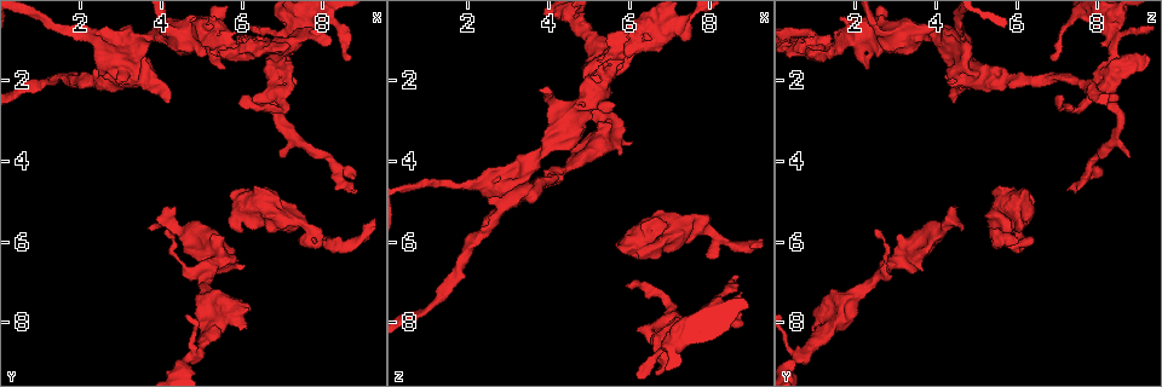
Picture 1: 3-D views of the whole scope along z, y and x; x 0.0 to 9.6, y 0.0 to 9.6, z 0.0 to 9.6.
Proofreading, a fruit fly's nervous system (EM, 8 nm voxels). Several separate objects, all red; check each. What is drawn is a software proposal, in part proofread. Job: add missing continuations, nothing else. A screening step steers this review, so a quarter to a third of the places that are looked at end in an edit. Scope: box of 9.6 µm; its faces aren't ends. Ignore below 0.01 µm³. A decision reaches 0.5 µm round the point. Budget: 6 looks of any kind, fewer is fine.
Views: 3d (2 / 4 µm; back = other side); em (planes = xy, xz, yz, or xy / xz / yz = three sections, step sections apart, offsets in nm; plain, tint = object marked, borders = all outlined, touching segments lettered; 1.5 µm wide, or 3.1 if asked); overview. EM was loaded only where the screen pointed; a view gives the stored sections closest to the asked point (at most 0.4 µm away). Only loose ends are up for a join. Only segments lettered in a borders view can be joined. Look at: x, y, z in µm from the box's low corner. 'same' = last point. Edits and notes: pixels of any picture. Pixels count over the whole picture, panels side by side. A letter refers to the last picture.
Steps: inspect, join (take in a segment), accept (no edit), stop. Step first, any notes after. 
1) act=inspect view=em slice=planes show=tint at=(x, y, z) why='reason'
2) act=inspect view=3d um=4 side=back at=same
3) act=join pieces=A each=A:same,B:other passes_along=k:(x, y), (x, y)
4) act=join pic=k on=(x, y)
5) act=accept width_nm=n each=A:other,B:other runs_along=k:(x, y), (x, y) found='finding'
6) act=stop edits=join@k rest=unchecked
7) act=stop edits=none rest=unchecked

act=inspect view=3d um=4 at=(6.00, 2.40, 7.10) why='thin end'

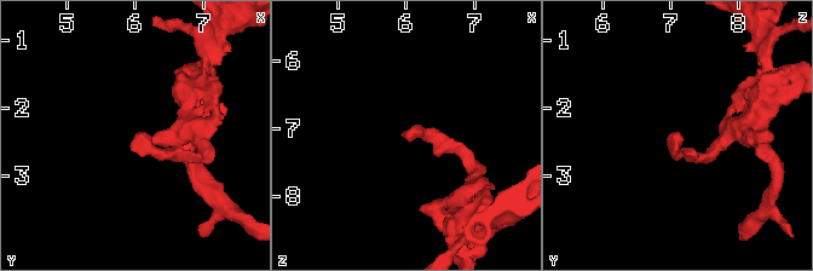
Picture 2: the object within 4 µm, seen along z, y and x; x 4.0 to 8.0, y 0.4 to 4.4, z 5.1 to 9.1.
act=inspect view=em slice=planes show=borders at=(5.95, 2.40, 7.10)

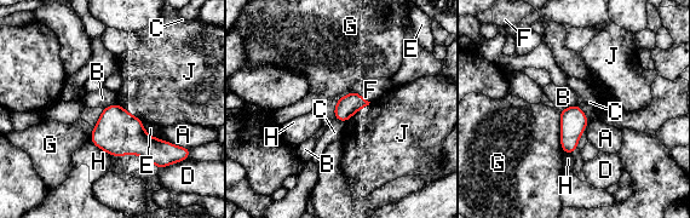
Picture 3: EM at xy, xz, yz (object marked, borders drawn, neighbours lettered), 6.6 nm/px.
act=accept each=A:other,B:other,C:other,D:other,E:other,F:other,G:other,H:other,J:other border=3:(576, 103), (561, 110) found='none of them fits'

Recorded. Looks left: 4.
act=inspect view=3d um=2 at=(4.15, 2.60, 4.40) why='free end'

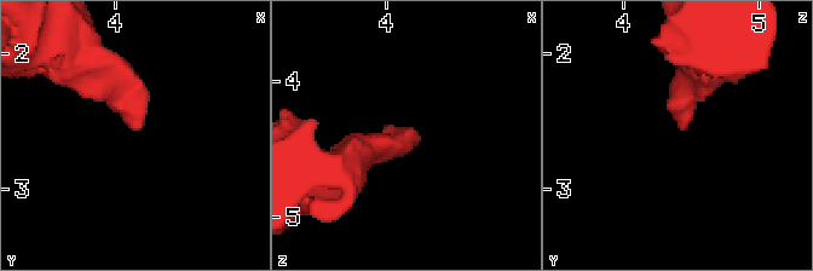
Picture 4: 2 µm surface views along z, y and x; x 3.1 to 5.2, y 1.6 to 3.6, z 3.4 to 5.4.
act=inspect view=em slice=xy step=4 show=tint at=(4.14, 2.56, 4.42)

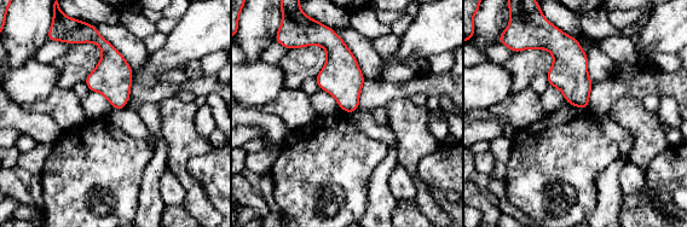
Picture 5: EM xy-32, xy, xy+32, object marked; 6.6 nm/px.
act=inspect view=em slice=planes show=borders at=same why='another direction'

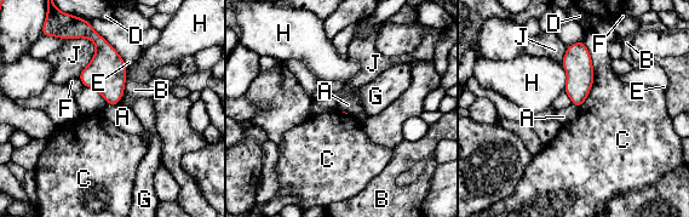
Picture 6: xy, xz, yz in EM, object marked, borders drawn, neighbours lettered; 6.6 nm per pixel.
act=accept each=A:other,B:other,C:other,D:other,E:other,F:other,G:other,H:other,J:other border=6:(118, 103), (108, 106) found='no lettered segment goes on from it'

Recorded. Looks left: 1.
act=stop edits=none rest=unchecked

